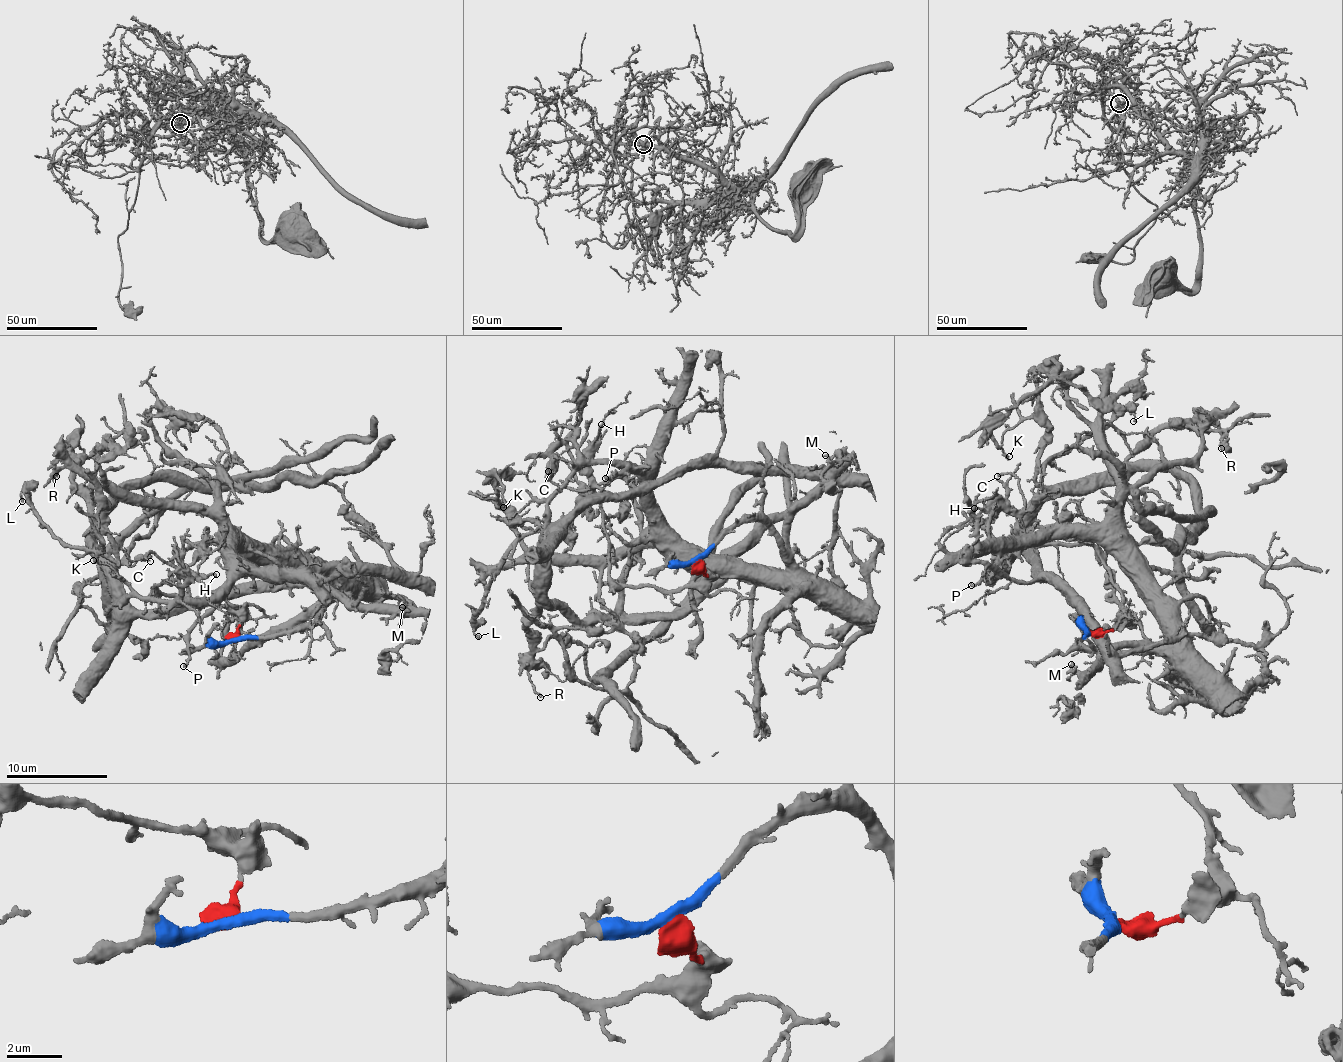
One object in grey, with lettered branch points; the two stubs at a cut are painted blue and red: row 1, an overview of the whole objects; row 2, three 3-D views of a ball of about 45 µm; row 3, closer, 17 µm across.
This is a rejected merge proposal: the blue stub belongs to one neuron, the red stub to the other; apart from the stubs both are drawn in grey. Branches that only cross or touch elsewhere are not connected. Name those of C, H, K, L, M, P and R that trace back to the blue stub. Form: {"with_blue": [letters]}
{"with_blue": ["M", "P"]}

